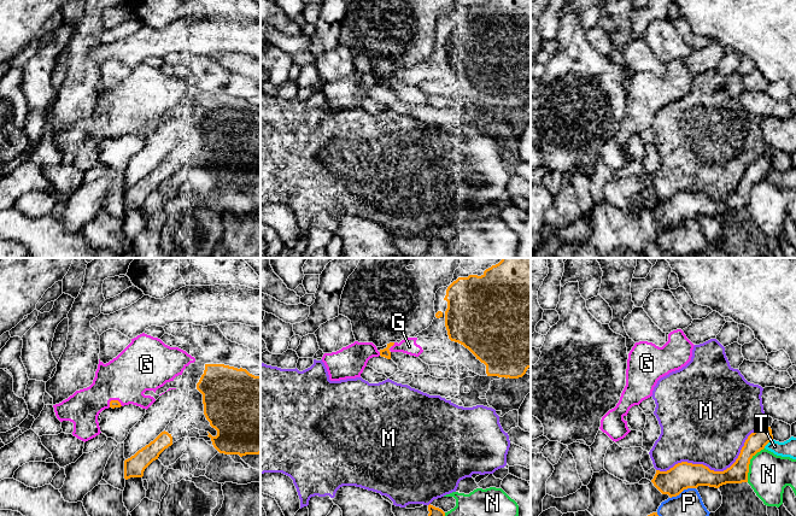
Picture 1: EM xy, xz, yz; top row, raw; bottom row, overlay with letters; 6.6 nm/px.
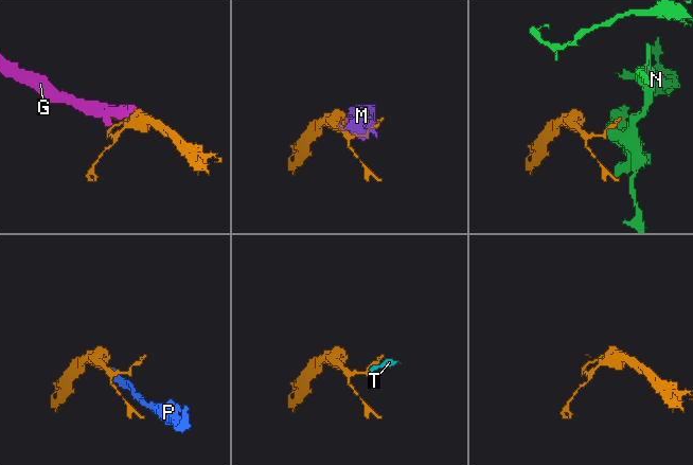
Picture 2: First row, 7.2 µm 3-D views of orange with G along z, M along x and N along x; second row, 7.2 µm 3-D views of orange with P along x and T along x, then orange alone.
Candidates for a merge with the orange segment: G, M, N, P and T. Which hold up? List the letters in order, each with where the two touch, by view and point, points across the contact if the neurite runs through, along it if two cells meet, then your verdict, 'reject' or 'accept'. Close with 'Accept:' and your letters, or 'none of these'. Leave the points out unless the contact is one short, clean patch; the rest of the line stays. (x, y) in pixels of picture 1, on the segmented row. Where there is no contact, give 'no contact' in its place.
G: xy (116, 400) | accept
M: yz (713, 470) | reject
N: yz (749, 463) | reject
P: yz (683, 490) | reject
T: yz (767, 443) | along yz (772, 439), (764, 447) | reject
Accept: G

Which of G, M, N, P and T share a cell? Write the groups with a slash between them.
G / M / N / P / T

